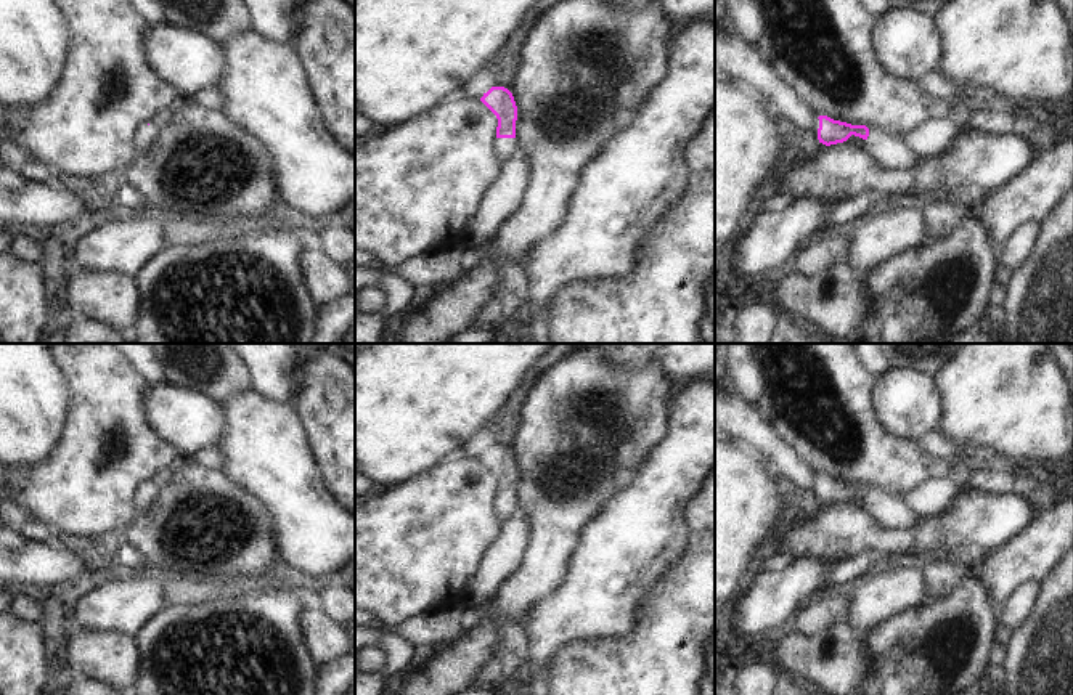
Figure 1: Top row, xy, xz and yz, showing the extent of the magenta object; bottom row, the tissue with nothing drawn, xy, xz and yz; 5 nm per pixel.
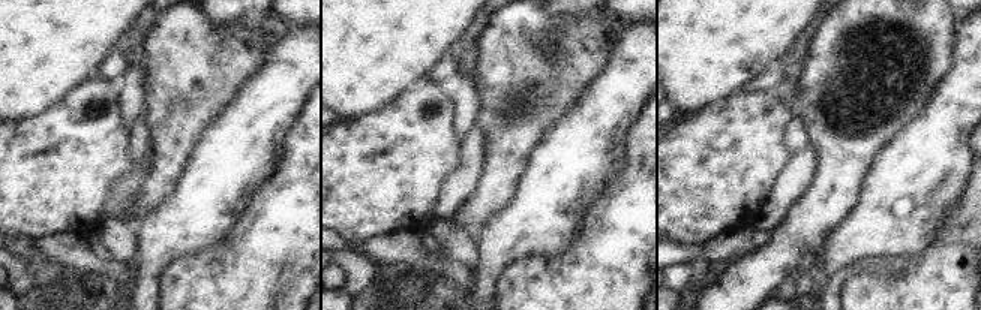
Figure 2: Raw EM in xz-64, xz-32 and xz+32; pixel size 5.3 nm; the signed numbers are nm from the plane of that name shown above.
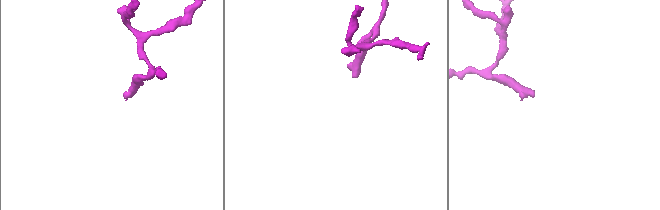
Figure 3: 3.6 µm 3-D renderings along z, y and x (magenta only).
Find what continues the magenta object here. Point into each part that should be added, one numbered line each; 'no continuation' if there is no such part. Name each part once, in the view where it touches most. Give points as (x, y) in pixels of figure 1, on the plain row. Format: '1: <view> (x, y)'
1: xz (503, 506)

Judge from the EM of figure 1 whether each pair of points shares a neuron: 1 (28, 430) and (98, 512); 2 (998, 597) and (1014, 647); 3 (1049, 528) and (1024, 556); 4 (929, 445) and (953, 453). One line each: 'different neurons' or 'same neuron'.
1: different neurons
2: different neurons
3: same neuron
4: same neuron

